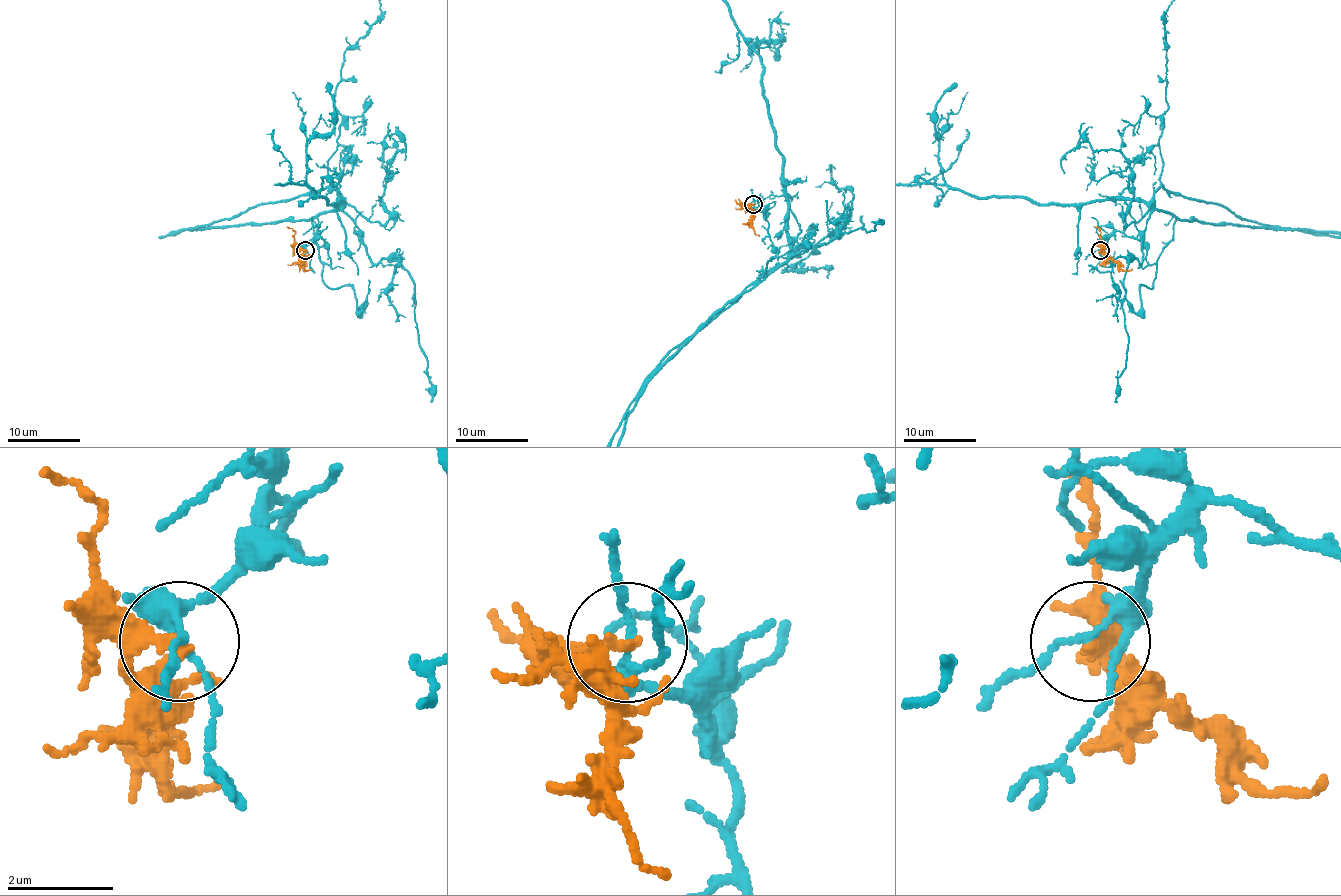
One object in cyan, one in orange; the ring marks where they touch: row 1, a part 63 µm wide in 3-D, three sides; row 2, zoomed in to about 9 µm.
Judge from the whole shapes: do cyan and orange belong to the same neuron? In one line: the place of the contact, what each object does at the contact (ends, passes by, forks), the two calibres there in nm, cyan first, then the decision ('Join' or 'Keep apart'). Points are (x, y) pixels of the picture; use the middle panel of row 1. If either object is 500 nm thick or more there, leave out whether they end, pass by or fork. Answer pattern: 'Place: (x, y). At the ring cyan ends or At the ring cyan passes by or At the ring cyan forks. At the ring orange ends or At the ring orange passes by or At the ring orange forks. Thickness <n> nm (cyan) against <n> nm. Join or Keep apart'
Place: (753, 204). At the ring cyan forks. At the ring orange passes by. Thickness 130 nm (cyan) against 170 nm. Keep apart

